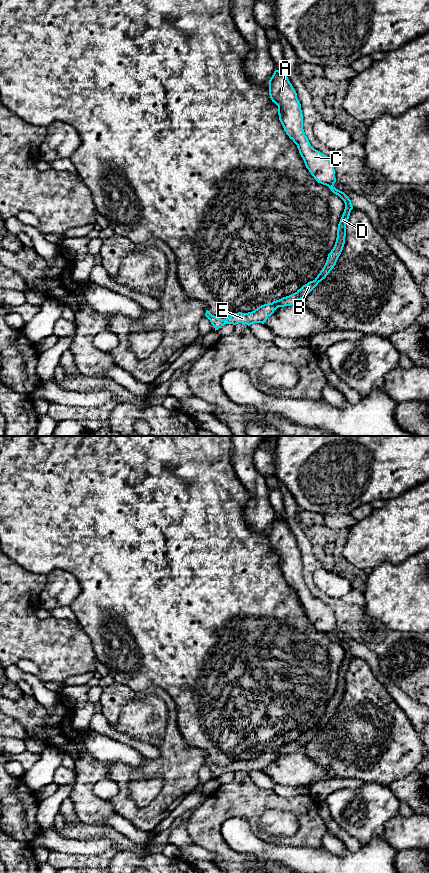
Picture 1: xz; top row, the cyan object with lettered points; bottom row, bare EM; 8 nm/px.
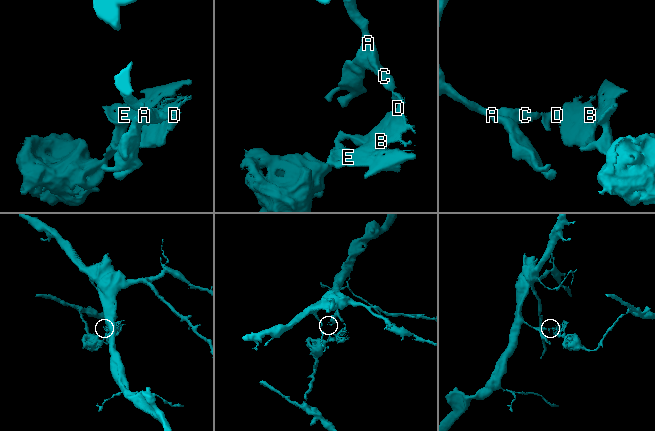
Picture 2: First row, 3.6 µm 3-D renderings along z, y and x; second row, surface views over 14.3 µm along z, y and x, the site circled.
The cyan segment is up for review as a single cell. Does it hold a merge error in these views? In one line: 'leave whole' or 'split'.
split

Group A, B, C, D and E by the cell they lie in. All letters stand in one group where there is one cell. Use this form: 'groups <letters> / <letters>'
groups A C / B D E

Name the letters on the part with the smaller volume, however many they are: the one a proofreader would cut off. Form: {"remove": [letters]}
{"remove": ["B", "D", "E"]}

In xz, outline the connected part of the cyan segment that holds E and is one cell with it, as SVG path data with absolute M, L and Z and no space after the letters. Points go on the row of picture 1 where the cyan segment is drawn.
M335 187L329 188L334 194L338 195L344 201L345 209L338 224L335 245L331 252L328 254L326 263L323 269L317 275L317 277L313 281L310 281L307 284L303 285L297 292L289 296L283 297L279 300L273 301L272 303L261 305L252 312L233 313L230 317L226 319L220 319L212 315L208 310L206 310L205 316L210 320L211 324L215 328L215 331L225 324L236 325L242 323L248 326L253 323L264 324L268 317L271 316L278 307L291 306L299 303L301 299L303 300L303 298L307 296L318 285L319 282L325 279L330 271L334 268L345 244L346 224L348 222L350 212L353 209L353 206L351 200L344 192L336 189Z

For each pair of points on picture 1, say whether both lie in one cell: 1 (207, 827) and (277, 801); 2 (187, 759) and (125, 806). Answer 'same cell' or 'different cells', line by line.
1: same cell
2: same cell

